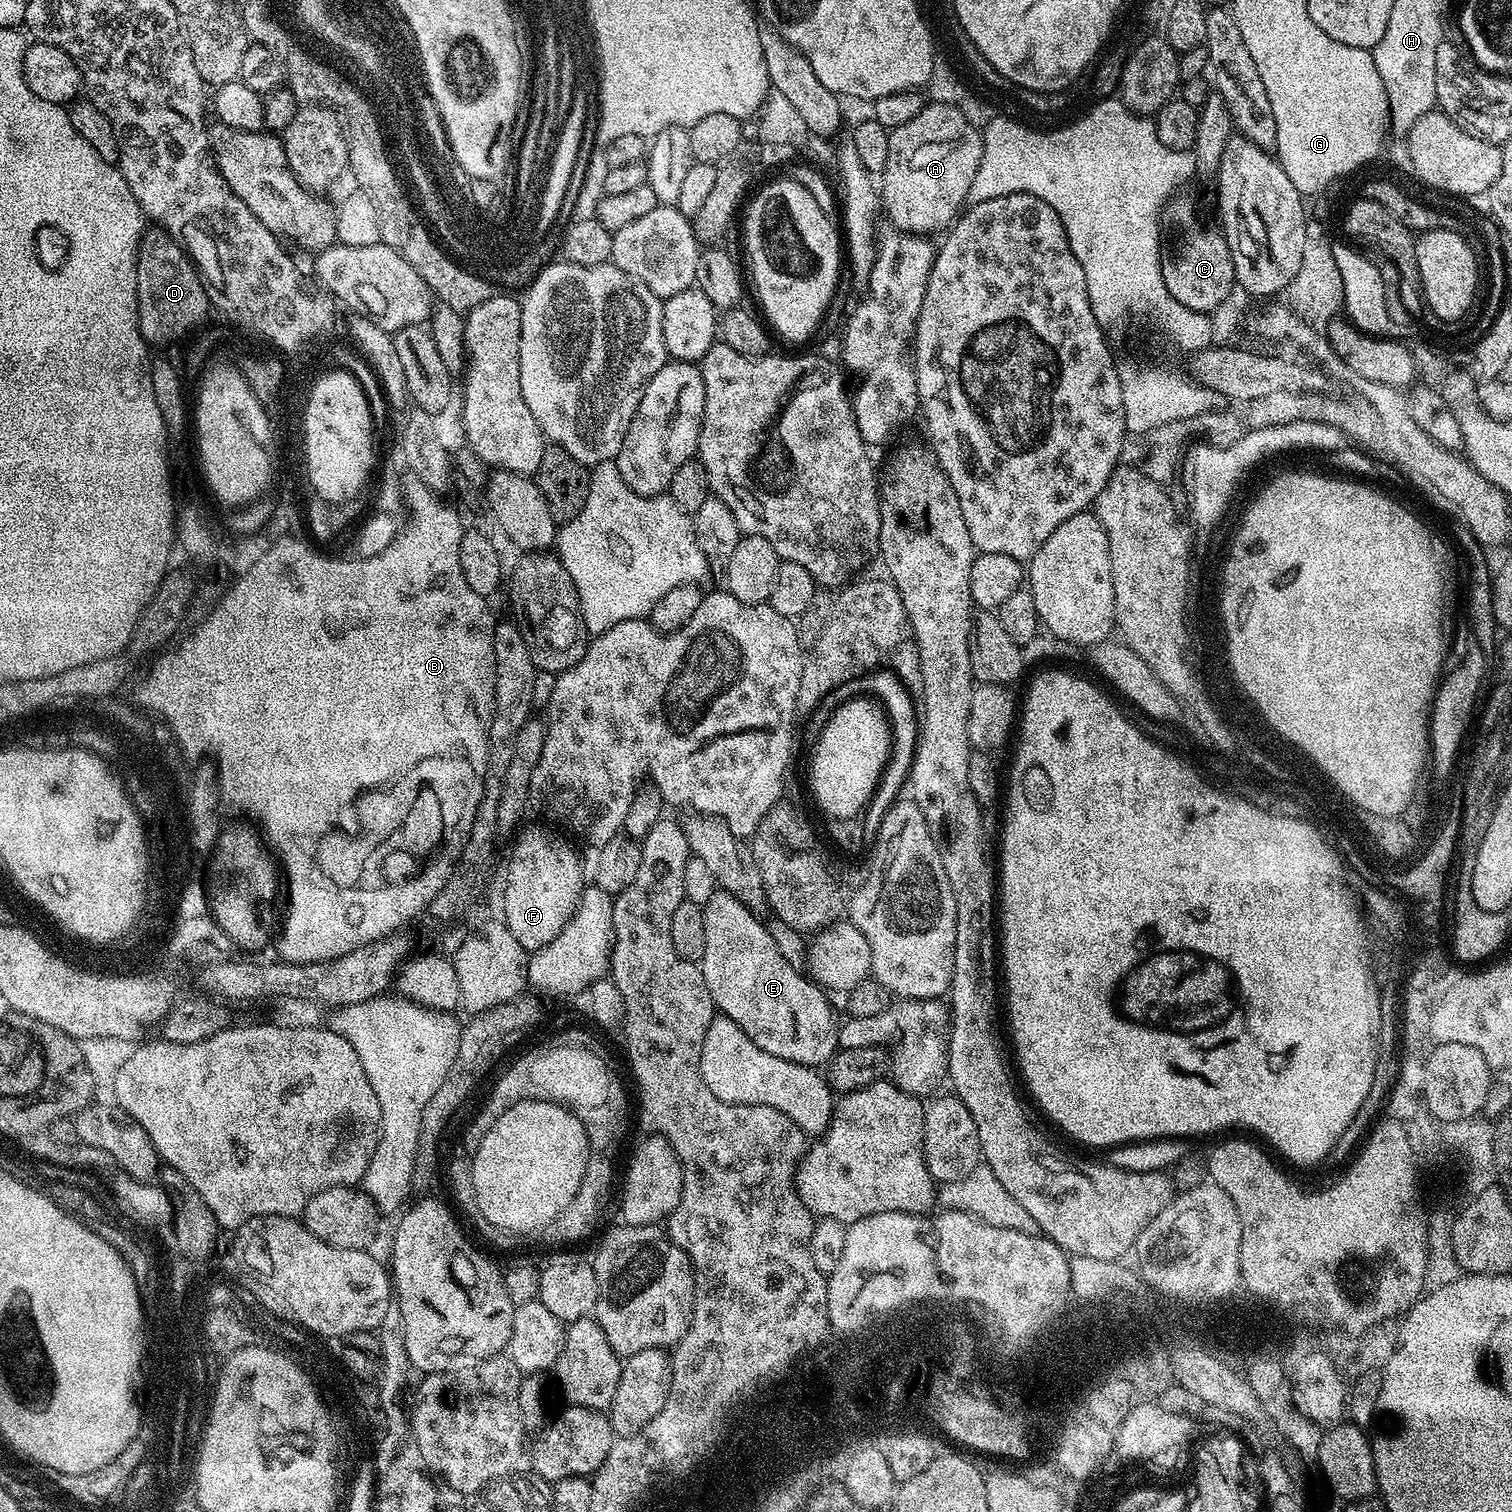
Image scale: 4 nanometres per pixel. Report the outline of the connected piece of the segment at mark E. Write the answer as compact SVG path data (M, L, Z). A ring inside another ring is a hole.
M717 890L702 905L706 928L706 948L699 960L704 981L712 995L713 1005L723 1015L729 1016L762 1050L784 1058L794 1064L824 1066L838 1048L838 1020L832 1017L832 1008L825 989L800 972L780 953L774 937L757 913L751 912L734 894Z

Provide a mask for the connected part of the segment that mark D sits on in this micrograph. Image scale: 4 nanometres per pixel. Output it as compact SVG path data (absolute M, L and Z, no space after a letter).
M160 230L145 231L136 263L136 296L140 306L140 332L149 346L163 346L173 337L183 335L204 316L204 286L199 272L192 266L183 247Z

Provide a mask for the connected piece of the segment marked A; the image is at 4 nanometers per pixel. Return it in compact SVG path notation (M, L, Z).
M928 102L910 122L891 129L888 141L890 152L886 154L880 196L889 222L896 227L893 229L900 234L923 237L928 232L943 233L961 215L969 199L968 191L982 162L981 133L958 109Z

